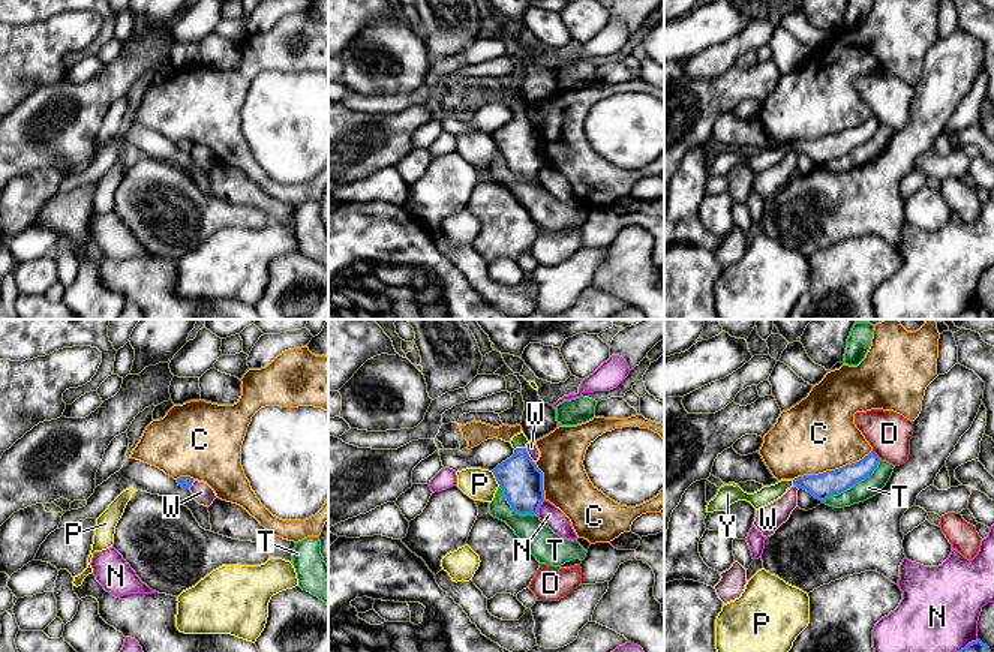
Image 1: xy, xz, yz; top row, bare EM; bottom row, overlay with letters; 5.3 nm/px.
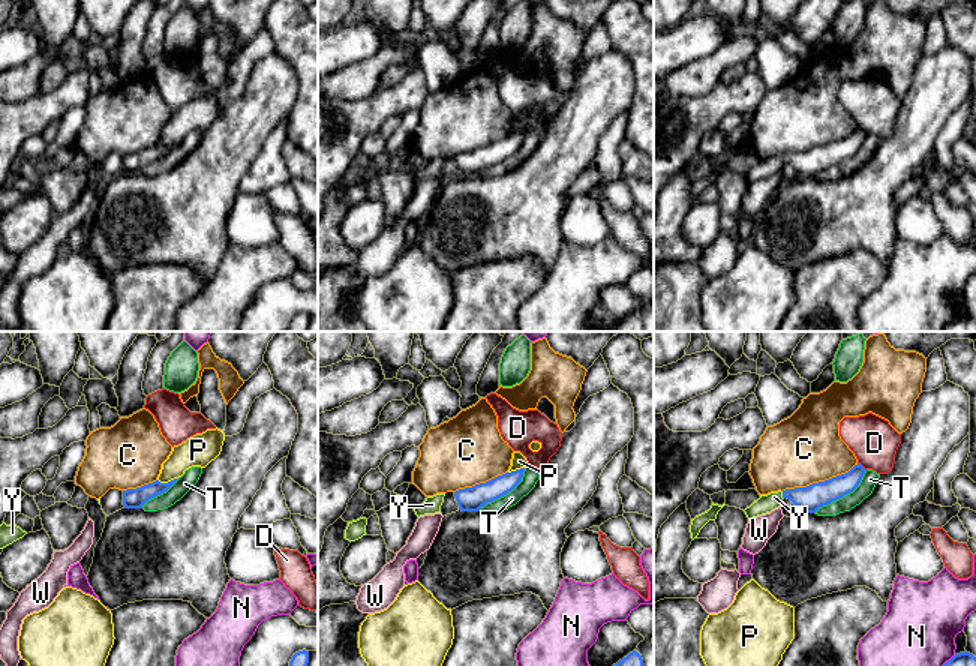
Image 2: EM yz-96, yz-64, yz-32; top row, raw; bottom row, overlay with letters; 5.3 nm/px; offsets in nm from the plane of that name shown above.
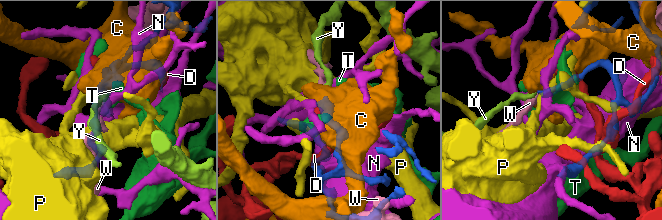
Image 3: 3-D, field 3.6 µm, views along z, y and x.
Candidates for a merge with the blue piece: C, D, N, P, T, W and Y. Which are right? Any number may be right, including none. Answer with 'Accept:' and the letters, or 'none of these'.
Accept: Y

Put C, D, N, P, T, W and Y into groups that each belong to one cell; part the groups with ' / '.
C / D / N / P / T / W / Y

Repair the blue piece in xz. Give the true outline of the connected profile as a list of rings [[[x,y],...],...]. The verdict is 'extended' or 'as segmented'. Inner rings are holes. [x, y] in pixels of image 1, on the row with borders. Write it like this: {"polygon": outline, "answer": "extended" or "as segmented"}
{"polygon": [[[523,430],[514,435],[510,441],[514,454],[492,472],[516,513],[538,514],[538,508],[544,501],[543,472],[529,457],[528,442]]], "answer": "extended"}

